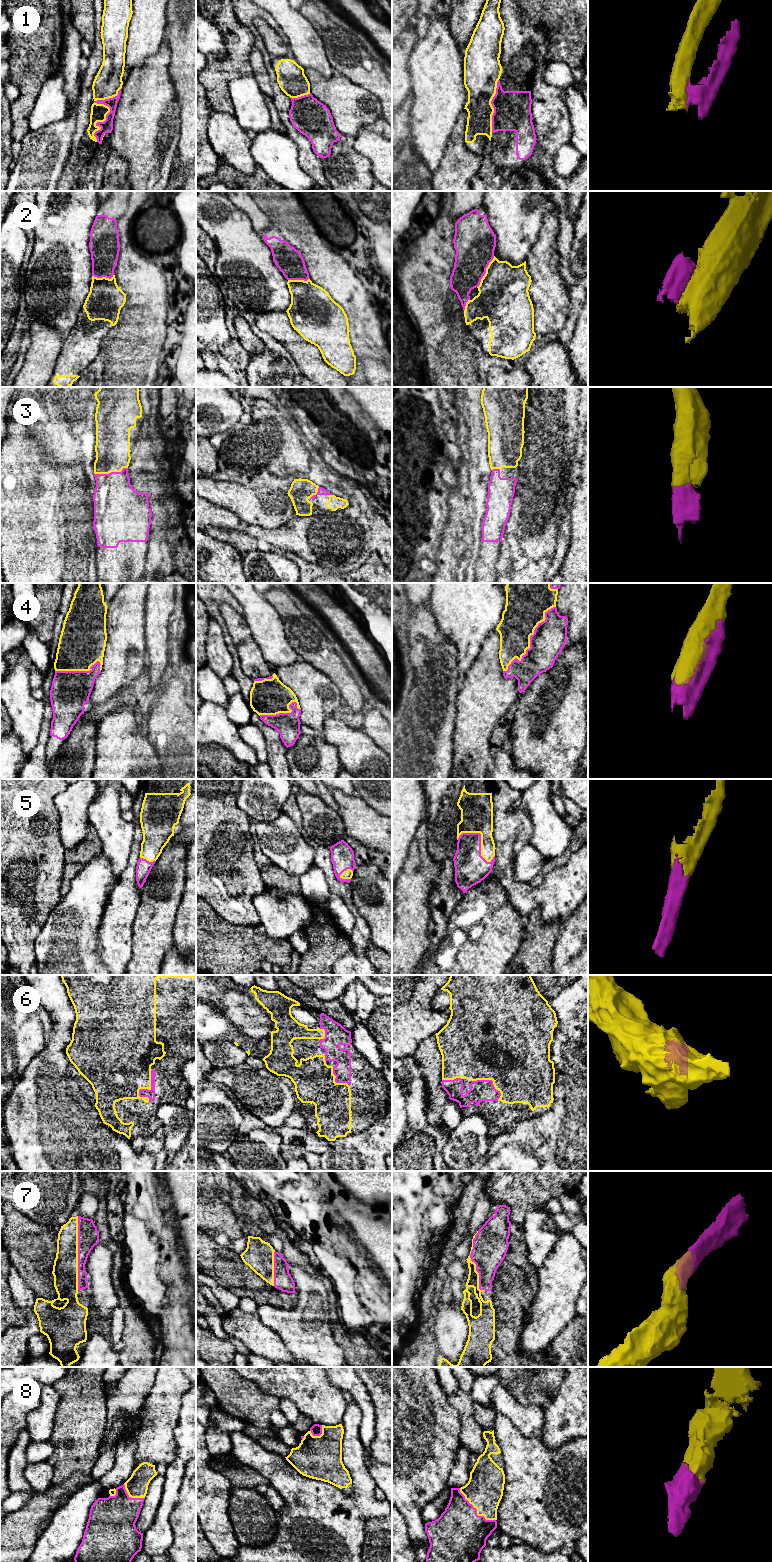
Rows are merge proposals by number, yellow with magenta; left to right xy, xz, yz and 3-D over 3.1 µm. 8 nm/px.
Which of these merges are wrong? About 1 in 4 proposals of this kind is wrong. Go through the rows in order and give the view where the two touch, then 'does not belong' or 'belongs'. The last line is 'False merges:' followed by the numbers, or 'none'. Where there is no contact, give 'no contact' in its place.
1: xy | does not belong
2: yz | does not belong
3: xy | belongs
4: yz | belongs
5: yz | belongs
6: xy | belongs
7: xy | belongs
8: yz | belongs
False merges: 1, 2

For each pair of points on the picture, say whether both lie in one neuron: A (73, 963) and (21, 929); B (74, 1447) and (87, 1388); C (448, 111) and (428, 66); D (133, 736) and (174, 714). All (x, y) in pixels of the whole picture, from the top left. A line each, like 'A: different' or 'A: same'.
A: different
B: same
C: same
D: different

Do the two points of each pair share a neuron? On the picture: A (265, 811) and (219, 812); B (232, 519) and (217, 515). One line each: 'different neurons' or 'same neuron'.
A: different neurons
B: same neuron

